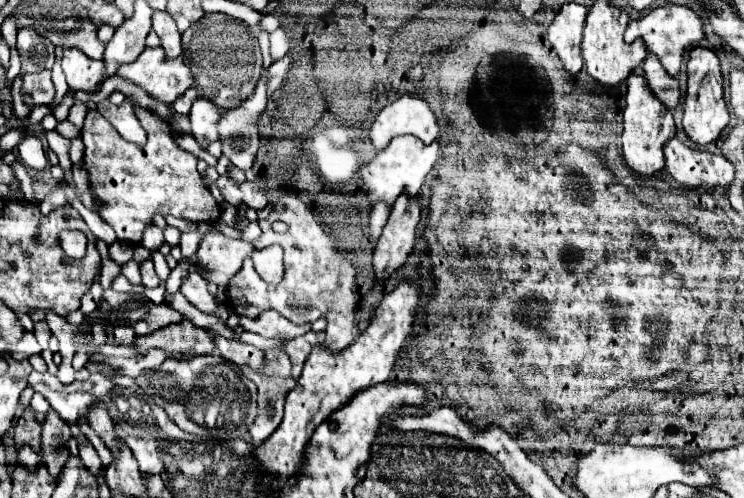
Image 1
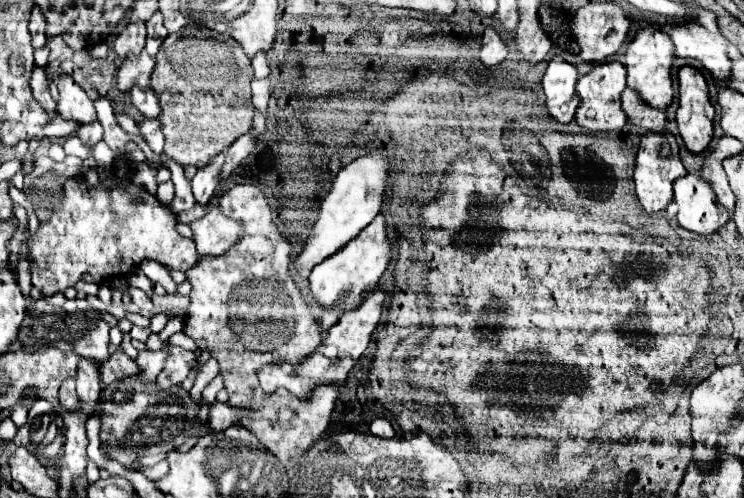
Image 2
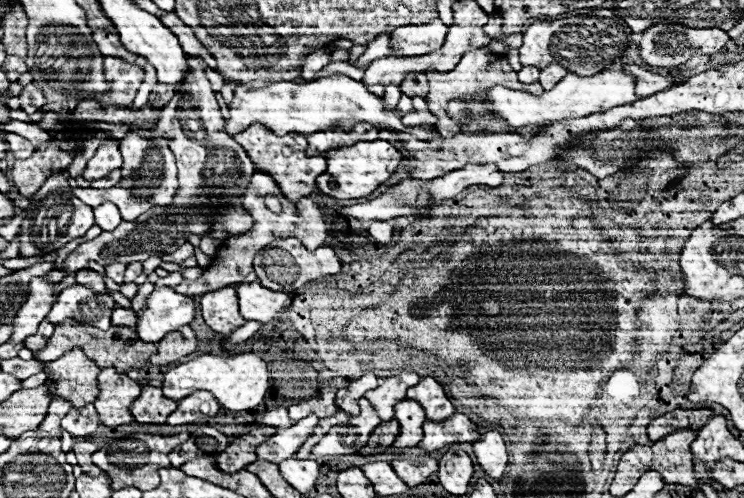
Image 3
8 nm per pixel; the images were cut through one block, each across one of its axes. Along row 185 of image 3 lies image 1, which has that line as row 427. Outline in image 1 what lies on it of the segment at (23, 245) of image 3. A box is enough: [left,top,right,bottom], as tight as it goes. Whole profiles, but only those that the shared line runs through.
[42,410,72,476]

